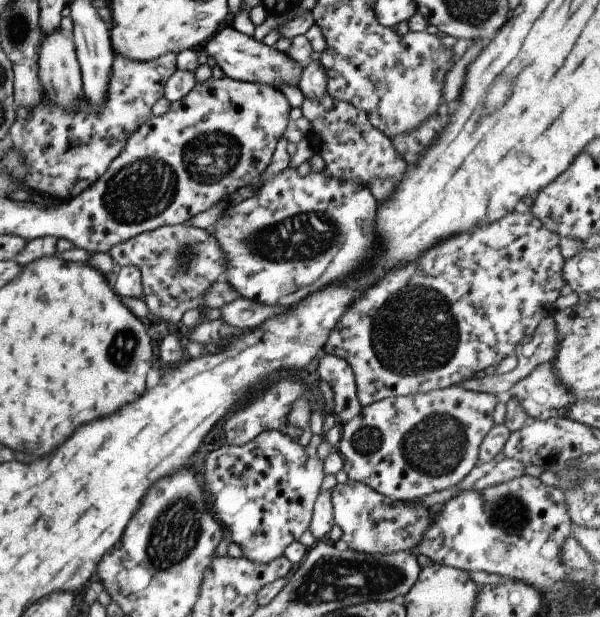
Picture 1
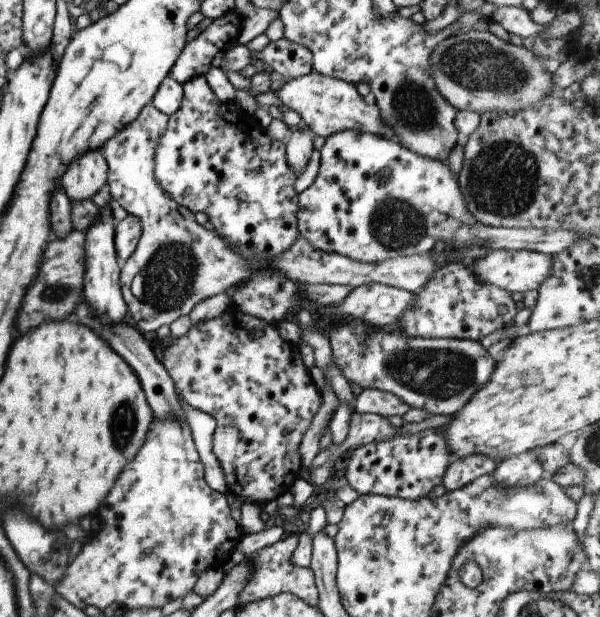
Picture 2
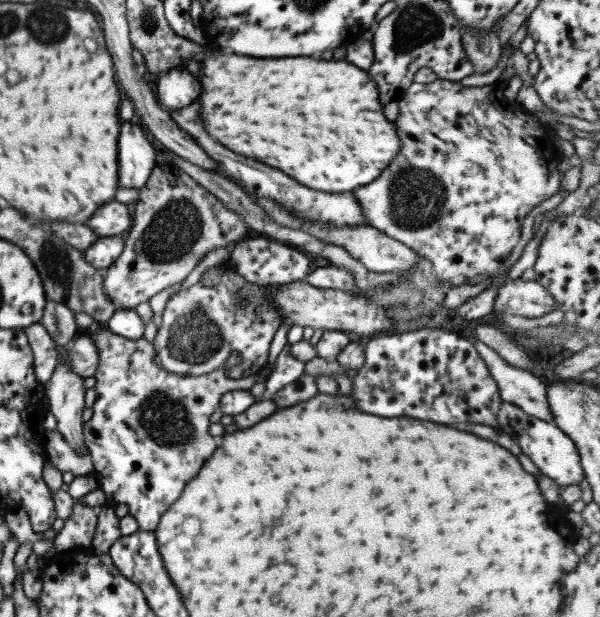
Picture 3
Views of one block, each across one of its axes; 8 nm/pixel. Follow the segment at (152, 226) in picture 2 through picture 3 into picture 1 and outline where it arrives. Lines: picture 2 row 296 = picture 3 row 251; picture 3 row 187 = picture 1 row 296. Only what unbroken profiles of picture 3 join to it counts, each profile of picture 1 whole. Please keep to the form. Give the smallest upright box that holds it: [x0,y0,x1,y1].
[109,225,228,324]

